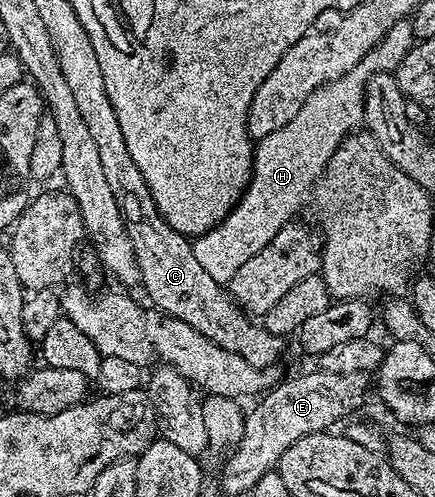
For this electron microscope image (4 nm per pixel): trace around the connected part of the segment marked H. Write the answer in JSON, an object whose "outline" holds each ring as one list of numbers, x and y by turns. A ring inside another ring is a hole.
{"outline":[[404,22,396,24,375,48,369,50,366,58,354,66,354,70,314,90,314,94,306,98,302,110,298,110,298,114,294,114,294,118,286,122,282,130,274,130,266,138,255,141,252,179,248,182,247,190,222,223,191,241,199,265,211,279,219,282,232,280,238,266,254,258,254,254,269,244,282,226,290,223,295,217,292,215,303,206,304,199,307,196,309,199,316,181,326,170,340,143,363,125,364,88,368,85,368,79,375,72,392,72,393,62,406,55,409,47,409,25]]}

